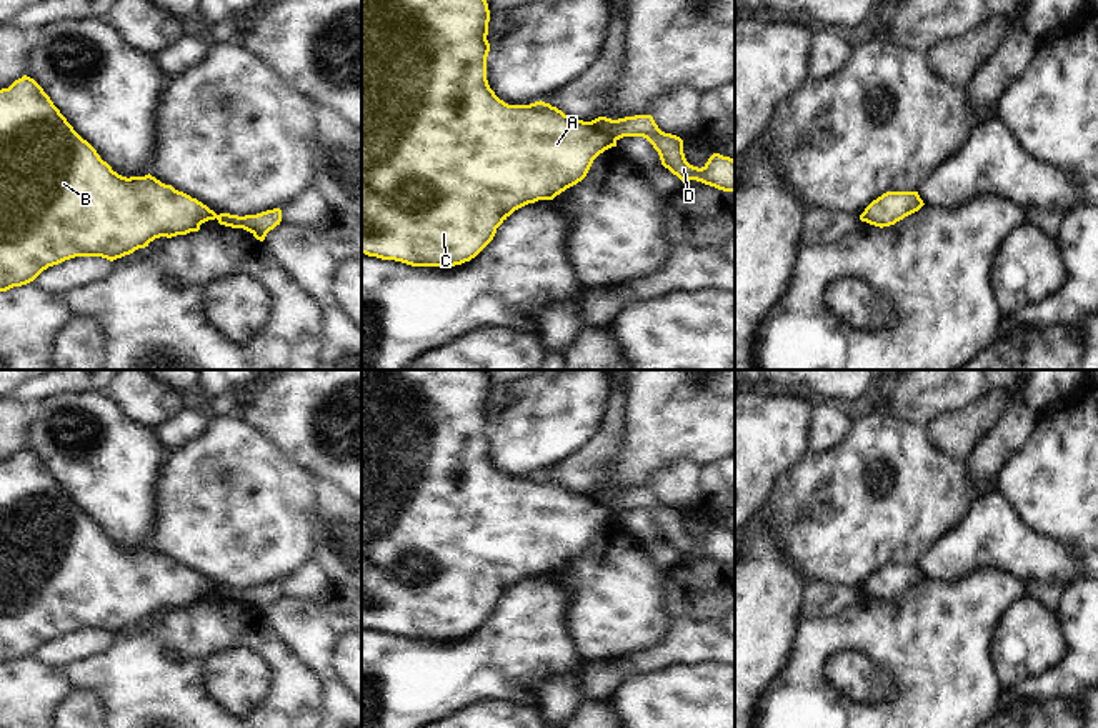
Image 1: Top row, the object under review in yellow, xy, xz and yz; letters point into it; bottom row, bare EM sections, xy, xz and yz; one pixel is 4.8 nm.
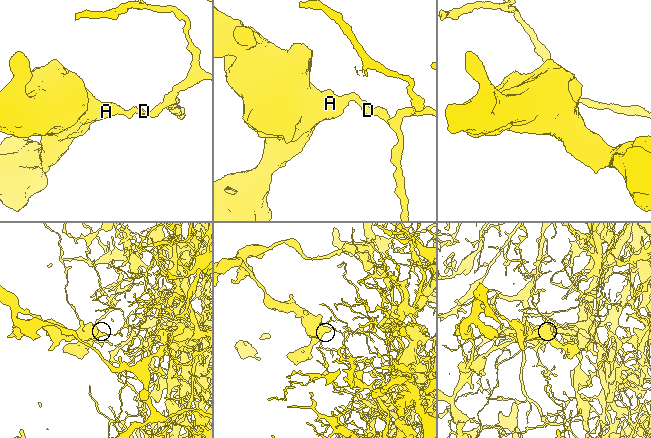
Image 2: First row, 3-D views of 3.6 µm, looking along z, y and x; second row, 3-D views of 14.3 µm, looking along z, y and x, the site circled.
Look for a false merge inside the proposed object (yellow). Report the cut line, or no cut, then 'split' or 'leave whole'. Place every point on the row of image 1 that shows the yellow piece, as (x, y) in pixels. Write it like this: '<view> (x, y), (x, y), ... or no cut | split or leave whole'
xz (588, 122), (615, 140) | split

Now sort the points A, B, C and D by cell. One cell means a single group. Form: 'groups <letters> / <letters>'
groups A B C / D

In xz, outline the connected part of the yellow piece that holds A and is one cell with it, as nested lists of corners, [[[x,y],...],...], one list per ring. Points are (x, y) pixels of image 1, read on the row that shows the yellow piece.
[[[362,0],[362,253],[412,267],[455,267],[475,258],[497,228],[518,208],[553,200],[581,182],[593,160],[616,147],[616,140],[596,132],[590,122],[575,120],[545,102],[508,105],[487,80],[490,10],[487,0]]]

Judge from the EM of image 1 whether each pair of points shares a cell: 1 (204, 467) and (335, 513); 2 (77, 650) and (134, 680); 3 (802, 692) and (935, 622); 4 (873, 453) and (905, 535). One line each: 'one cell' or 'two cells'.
1: two cells
2: two cells
3: one cell
4: one cell

